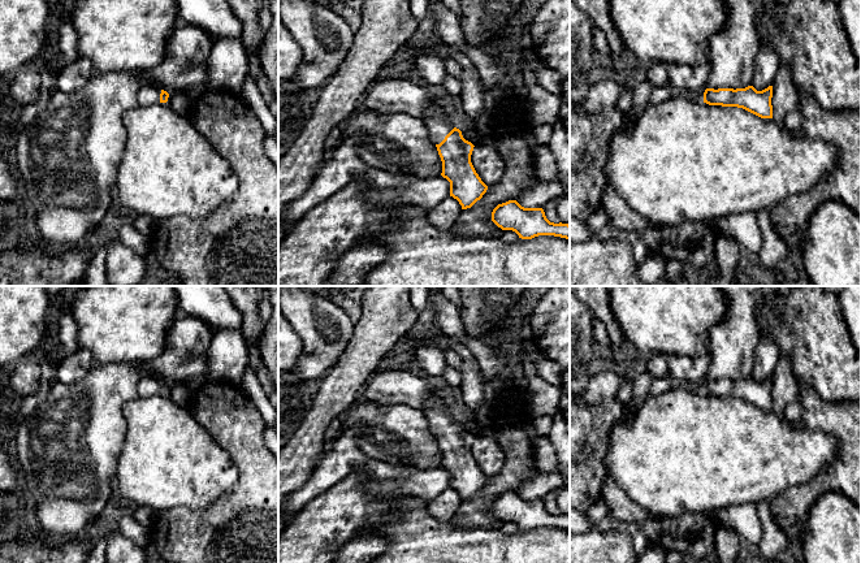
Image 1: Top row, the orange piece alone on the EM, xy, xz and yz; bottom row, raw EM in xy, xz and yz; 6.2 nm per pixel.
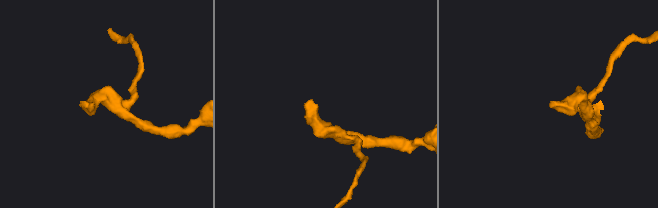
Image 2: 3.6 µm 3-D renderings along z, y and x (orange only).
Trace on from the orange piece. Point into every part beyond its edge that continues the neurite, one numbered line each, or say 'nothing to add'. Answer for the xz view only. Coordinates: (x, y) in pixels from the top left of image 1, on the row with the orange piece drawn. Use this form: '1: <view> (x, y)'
1: xz (438, 126)

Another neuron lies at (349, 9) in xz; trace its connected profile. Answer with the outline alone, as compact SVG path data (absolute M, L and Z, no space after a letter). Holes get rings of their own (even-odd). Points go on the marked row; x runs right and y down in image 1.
M311 0L313 4L338 13L350 29L356 33L362 23L360 10L365 0Z

